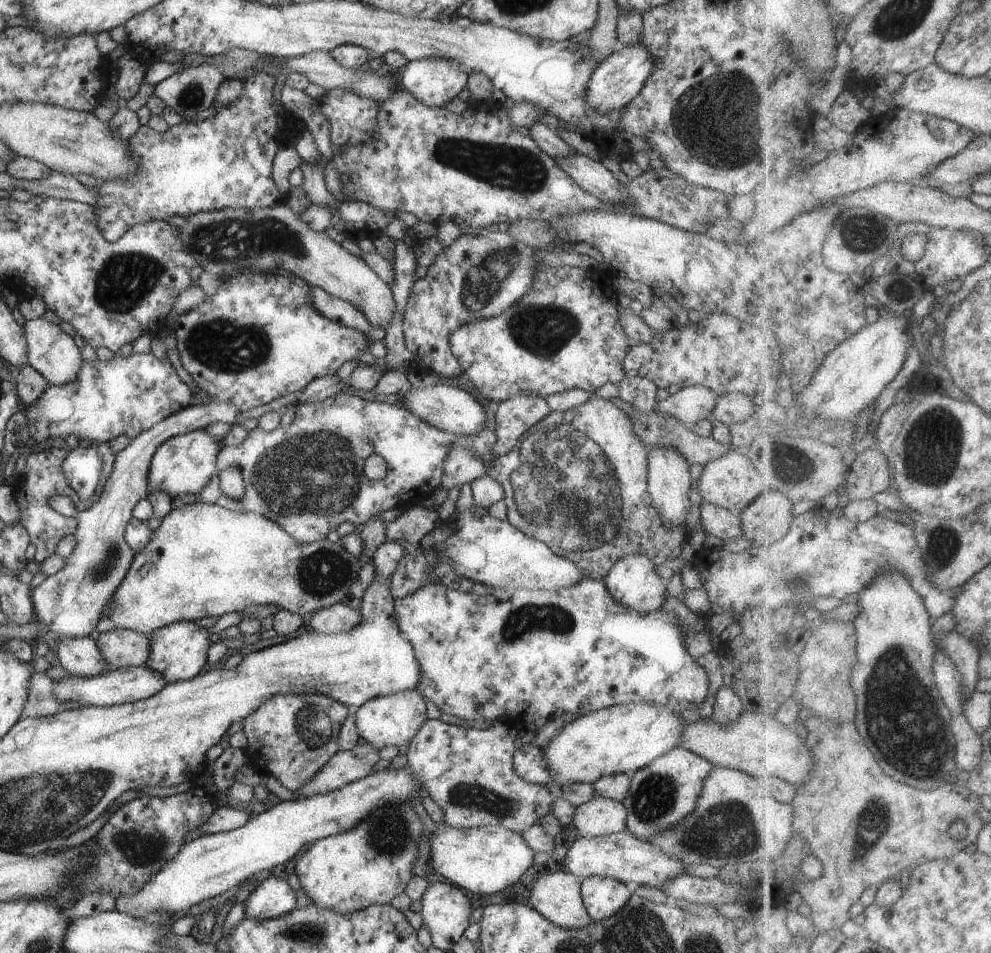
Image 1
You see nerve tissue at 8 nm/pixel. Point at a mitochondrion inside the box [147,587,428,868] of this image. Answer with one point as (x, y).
(390, 833)

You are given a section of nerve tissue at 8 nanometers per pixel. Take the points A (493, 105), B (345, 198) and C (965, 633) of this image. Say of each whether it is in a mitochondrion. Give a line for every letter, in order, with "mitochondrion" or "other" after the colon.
A: other
B: other
C: other

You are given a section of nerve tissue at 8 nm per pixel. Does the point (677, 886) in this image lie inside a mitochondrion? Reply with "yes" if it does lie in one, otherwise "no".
no

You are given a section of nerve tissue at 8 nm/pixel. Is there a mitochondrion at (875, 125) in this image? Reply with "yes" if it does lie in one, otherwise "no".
no

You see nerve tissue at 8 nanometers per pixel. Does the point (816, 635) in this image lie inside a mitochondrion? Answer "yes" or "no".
no

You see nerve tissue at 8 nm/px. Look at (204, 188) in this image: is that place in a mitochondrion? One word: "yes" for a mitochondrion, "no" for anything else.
no

